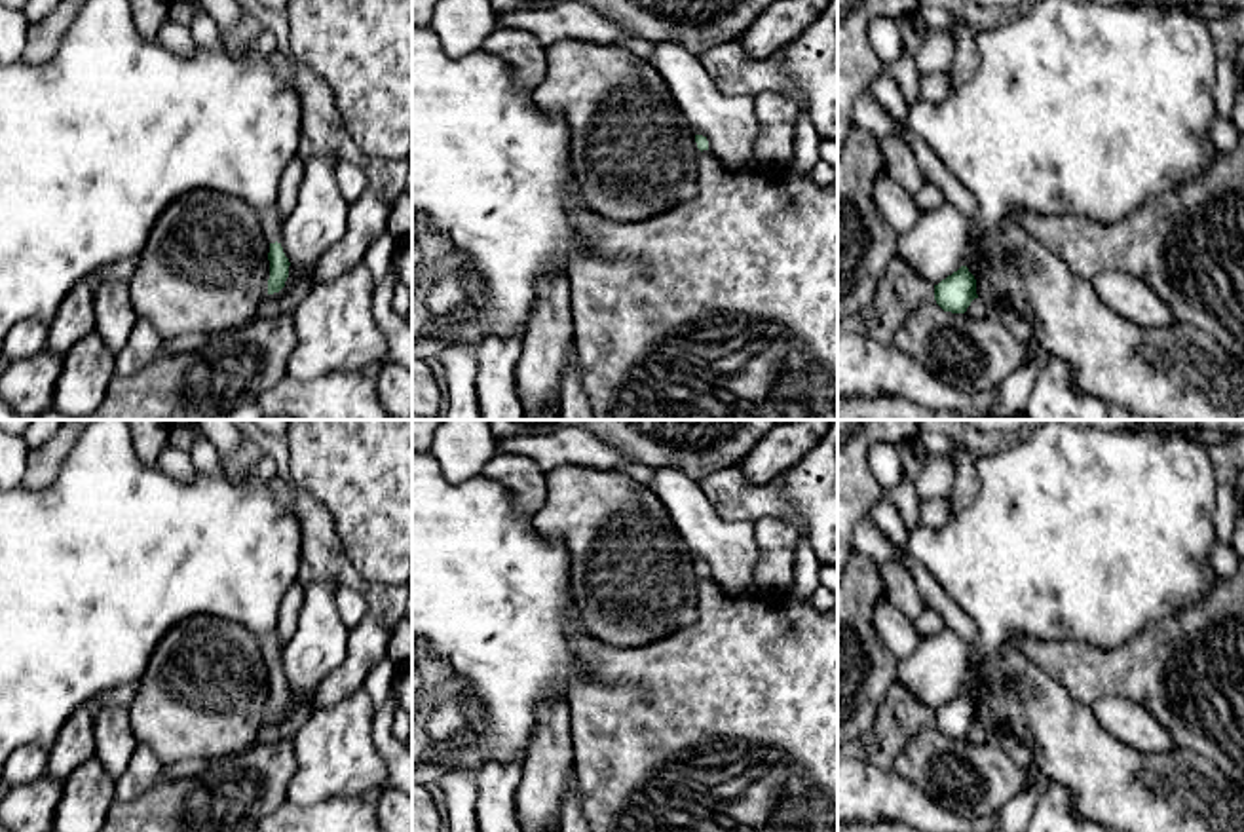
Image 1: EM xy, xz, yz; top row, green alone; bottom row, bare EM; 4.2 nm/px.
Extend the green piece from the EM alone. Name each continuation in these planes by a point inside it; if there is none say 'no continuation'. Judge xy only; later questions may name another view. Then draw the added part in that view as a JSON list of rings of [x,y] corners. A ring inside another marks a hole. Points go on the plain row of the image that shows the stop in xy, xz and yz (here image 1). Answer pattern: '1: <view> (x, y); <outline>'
1: xy (95, 568); [[[93,420],[74,448],[68,452],[57,481],[42,490],[0,486],[0,781],[9,754],[25,745],[38,745],[49,750],[68,716],[80,707],[112,688],[142,678],[158,642],[177,623],[194,615],[215,615],[243,625],[262,648],[270,669],[279,665],[279,642],[275,621],[283,595],[298,579],[302,562],[304,532],[296,515],[285,511],[268,488],[268,481],[279,475],[273,458],[264,456],[251,469],[251,479],[239,482],[228,475],[199,475],[192,481],[177,481],[158,465],[142,463],[133,448],[131,431],[125,420]]]

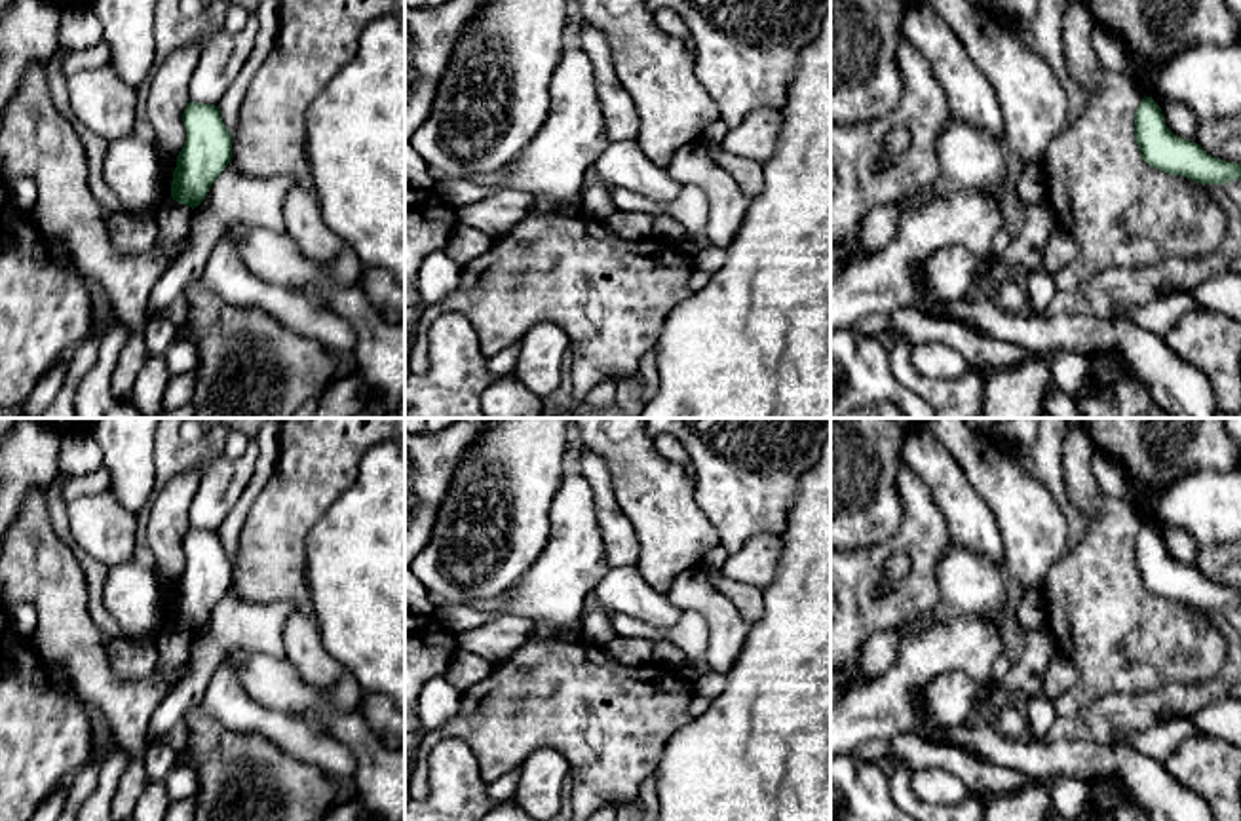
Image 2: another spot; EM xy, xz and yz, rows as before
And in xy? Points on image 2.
no continuation

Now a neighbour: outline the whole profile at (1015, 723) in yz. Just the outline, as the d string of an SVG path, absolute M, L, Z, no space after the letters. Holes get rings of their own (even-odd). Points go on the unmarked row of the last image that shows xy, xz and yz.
M1013 705L1005 709L1005 724L1000 728L1005 735L1013 739L1026 737L1026 715L1017 711Z

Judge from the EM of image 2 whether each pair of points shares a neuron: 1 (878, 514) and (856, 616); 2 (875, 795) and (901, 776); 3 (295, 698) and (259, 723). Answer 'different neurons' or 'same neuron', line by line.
1: different neurons
2: different neurons
3: different neurons

